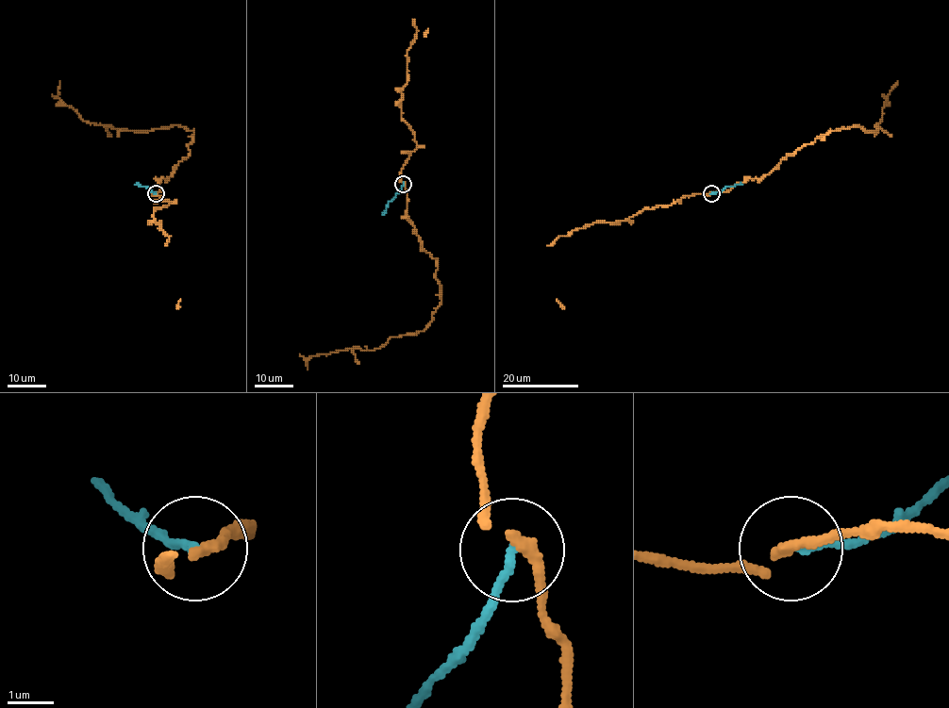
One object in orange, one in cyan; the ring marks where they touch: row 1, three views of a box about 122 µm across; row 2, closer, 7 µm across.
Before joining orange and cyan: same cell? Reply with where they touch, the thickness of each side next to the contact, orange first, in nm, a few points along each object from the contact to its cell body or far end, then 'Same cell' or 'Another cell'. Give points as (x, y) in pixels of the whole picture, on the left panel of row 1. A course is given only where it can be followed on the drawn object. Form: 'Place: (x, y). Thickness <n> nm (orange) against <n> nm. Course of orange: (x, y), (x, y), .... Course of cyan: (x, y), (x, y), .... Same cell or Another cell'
Place: (156, 193). Thickness 200 nm (orange) against 180 nm. Course of orange: (155, 193), (190, 155), (192, 131), (88, 123), (58, 97), (60, 81). Course of cyan: (155, 193), (143, 186), (134, 185). Another cell

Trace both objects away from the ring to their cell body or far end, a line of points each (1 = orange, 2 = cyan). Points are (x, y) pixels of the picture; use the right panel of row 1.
1: (711, 193), (768, 175), (788, 155), (834, 131), (858, 125), (875, 131), (884, 103), (898, 81)
2: (711, 193), (719, 192), (727, 186), (742, 185)

